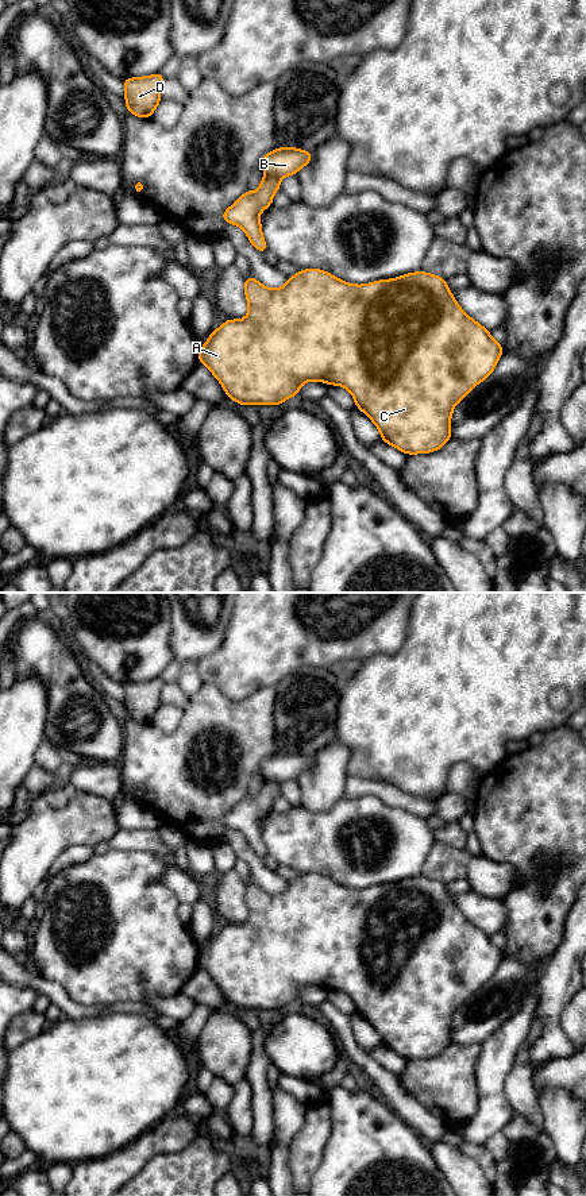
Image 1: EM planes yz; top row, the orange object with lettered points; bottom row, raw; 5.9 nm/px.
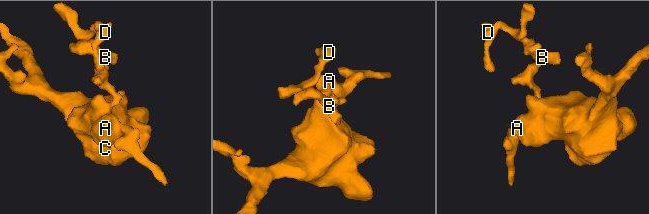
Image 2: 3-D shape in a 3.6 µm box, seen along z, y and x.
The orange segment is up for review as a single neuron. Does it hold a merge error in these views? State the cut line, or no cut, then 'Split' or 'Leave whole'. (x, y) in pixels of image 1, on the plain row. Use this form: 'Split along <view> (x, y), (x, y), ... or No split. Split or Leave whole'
Split along yz (266, 779), (278, 784). Split

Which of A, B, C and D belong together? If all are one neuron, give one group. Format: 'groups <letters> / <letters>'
groups A C / B D

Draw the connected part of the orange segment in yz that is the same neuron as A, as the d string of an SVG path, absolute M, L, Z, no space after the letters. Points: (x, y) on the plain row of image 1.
M305 873L289 881L288 887L279 894L263 891L250 880L244 884L244 898L248 907L248 919L240 925L228 923L220 933L211 937L209 944L198 954L198 967L208 972L221 988L228 1003L239 1010L281 1010L288 1003L300 999L300 992L304 987L321 985L325 989L343 991L352 999L356 1012L375 1029L381 1037L381 1043L406 1060L433 1057L451 1045L451 1021L454 1012L474 991L493 977L504 957L502 950L491 942L490 937L459 911L451 899L451 894L446 890L446 883L428 879L423 875L404 879L398 883L354 890L334 881L328 876Z

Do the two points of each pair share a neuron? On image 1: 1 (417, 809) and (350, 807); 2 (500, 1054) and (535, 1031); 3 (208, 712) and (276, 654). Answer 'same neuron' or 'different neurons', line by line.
1: different neurons
2: different neurons
3: different neurons

